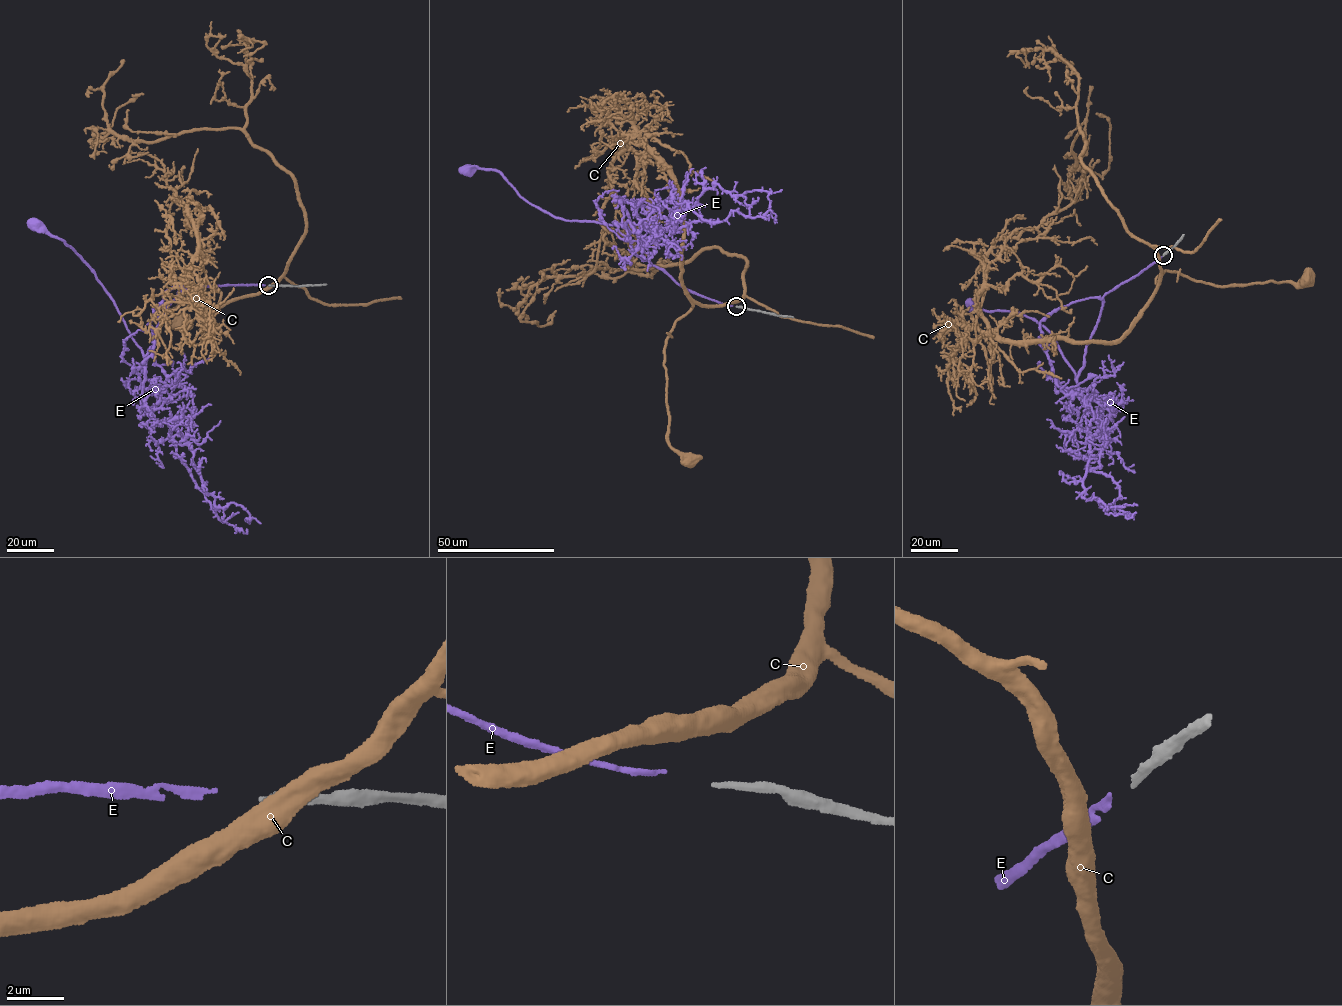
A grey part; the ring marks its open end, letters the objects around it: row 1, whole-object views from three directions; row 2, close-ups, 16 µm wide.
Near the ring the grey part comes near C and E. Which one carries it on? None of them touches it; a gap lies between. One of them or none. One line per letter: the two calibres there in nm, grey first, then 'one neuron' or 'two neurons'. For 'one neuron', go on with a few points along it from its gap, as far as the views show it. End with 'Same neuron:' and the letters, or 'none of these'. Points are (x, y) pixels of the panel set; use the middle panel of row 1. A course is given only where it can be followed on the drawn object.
C: 200 nm thick on the grey side, 750 nm on the other; two neurons
E: 200 nm thick on the grey side, 180 nm on the other; one neuron; it runs (732, 305), (690, 292), (637, 255), (623, 223), (556, 218), (526, 201), (499, 172), (465, 170)
Same neuron: E

